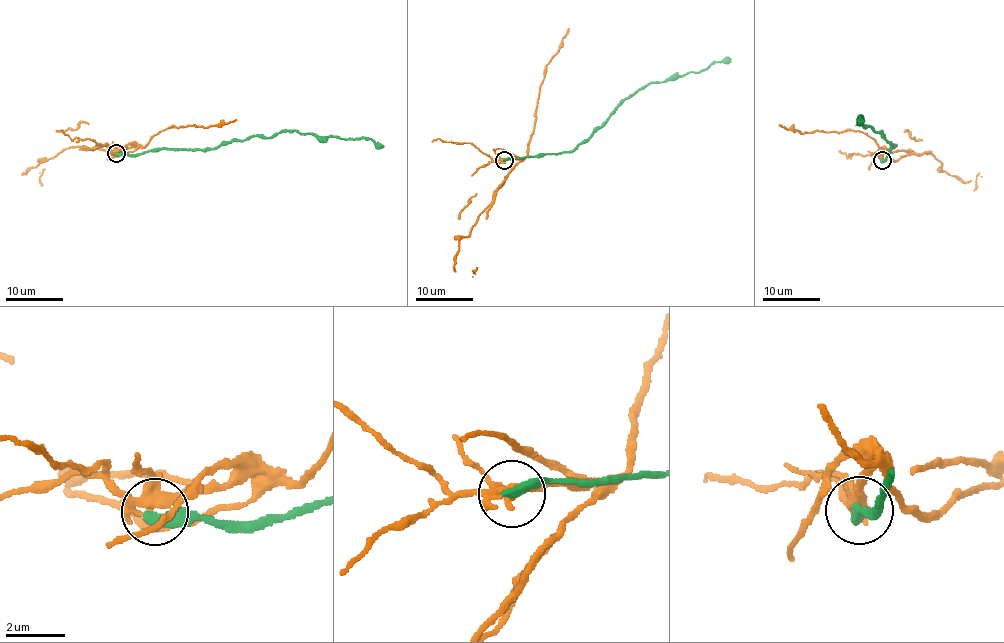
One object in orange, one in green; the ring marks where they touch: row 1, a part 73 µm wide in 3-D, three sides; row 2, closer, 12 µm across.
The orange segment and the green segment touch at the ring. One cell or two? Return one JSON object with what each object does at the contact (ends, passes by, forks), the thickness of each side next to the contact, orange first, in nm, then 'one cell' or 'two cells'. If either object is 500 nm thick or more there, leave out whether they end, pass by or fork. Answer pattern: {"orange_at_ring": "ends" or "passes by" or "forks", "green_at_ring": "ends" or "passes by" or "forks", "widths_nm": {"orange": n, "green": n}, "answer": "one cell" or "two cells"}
{"orange_at_ring": "forks", "green_at_ring": "ends", "widths_nm": {"orange": 320, "green": 400}, "answer": "two cells"}

